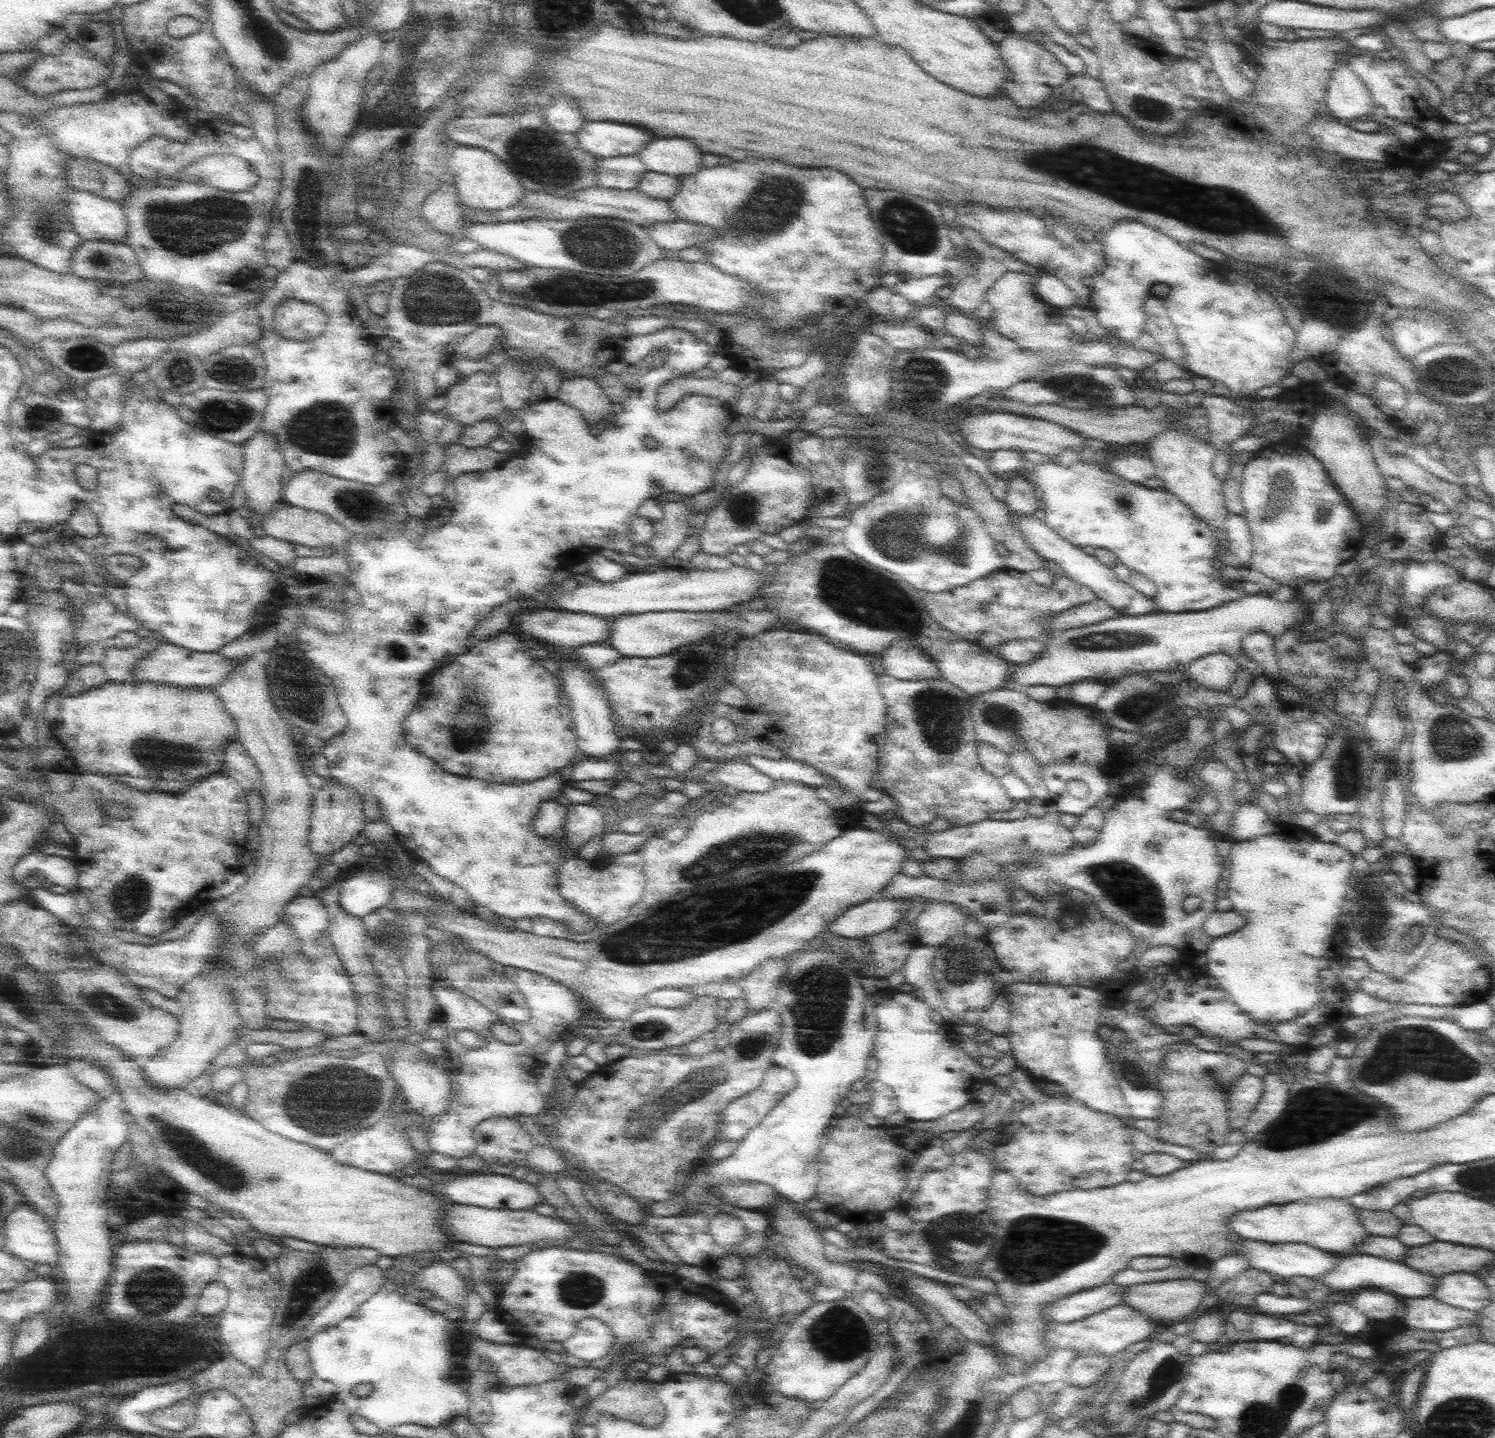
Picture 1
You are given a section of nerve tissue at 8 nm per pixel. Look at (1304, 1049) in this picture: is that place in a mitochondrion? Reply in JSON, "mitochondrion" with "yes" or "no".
{"mitochondrion":"no"}

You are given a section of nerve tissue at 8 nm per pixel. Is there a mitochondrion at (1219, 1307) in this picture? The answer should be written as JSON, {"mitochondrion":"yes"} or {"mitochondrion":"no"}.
{"mitochondrion":"no"}

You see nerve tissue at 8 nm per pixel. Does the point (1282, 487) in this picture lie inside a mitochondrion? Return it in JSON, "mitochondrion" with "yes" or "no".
{"mitochondrion":"yes"}

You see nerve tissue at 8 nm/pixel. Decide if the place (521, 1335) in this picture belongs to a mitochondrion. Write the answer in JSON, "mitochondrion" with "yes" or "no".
{"mitochondrion":"no"}

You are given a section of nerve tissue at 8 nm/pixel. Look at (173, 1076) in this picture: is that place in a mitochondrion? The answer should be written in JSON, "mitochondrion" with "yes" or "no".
{"mitochondrion":"no"}

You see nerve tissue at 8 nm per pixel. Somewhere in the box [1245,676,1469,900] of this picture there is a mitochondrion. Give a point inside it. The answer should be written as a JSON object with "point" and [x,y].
{"point":[1347,774]}

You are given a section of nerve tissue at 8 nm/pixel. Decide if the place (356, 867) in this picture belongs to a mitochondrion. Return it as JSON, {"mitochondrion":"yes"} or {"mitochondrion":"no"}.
{"mitochondrion":"no"}

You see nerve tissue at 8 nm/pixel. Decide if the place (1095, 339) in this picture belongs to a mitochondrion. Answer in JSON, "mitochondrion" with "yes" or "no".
{"mitochondrion":"no"}

